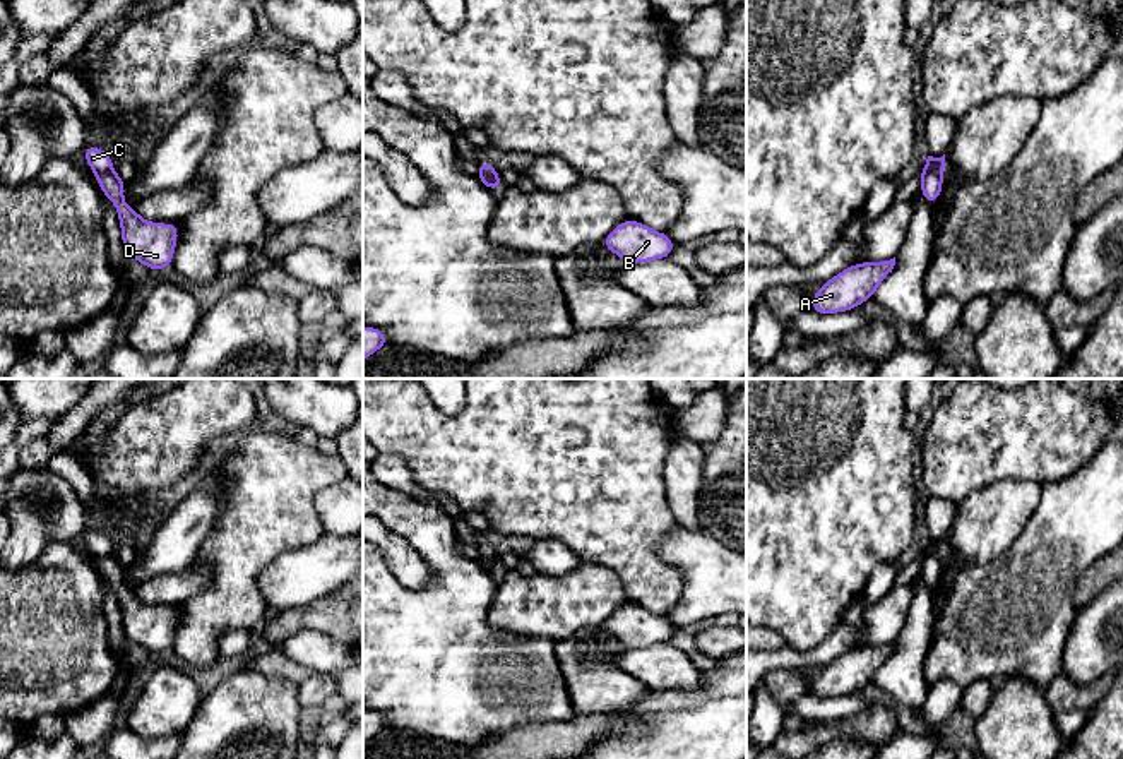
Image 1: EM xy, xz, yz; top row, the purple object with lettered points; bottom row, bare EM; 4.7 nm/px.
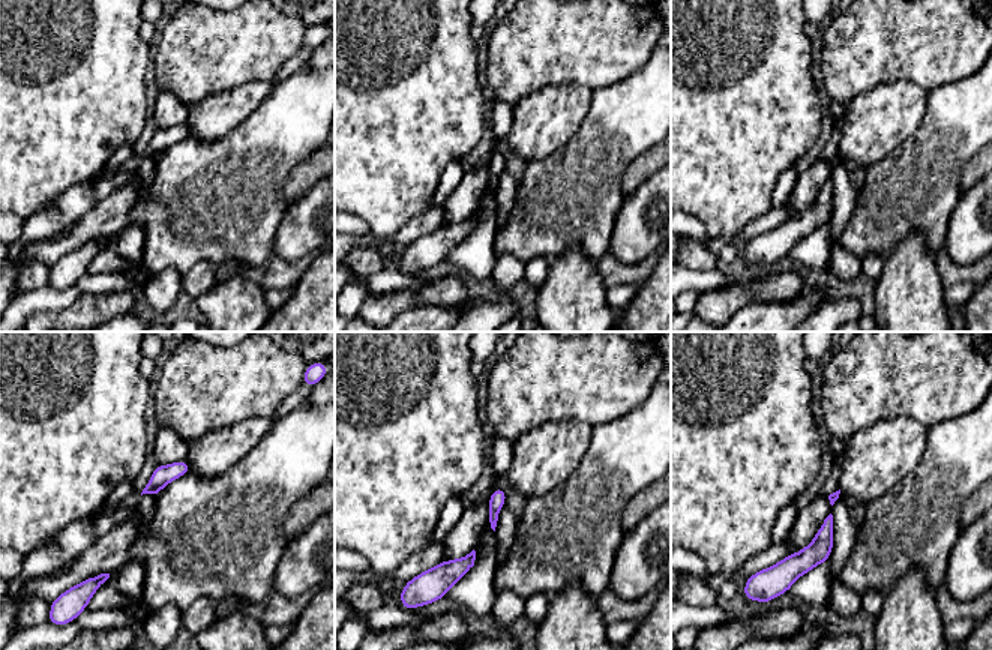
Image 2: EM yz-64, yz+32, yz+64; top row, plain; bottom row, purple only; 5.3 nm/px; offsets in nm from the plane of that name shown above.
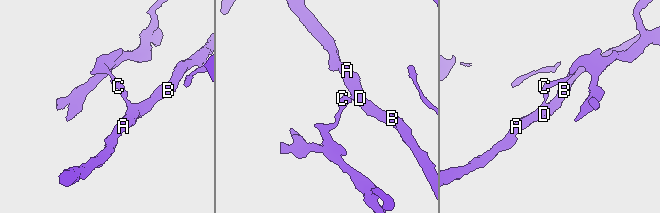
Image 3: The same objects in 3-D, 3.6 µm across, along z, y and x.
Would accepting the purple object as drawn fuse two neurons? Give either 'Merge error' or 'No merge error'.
Merge error

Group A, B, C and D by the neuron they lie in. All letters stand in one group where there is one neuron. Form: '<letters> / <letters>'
A B D / C

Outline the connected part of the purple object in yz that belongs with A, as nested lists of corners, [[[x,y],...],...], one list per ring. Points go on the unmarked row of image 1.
[[[895,641],[882,646],[858,646],[820,670],[810,692],[820,699],[854,694],[871,684],[882,665],[892,656]]]

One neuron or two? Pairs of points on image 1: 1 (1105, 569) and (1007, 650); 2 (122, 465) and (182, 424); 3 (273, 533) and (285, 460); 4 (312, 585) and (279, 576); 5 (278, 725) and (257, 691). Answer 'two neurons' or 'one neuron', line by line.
1: two neurons
2: one neuron
3: one neuron
4: one neuron
5: one neuron

